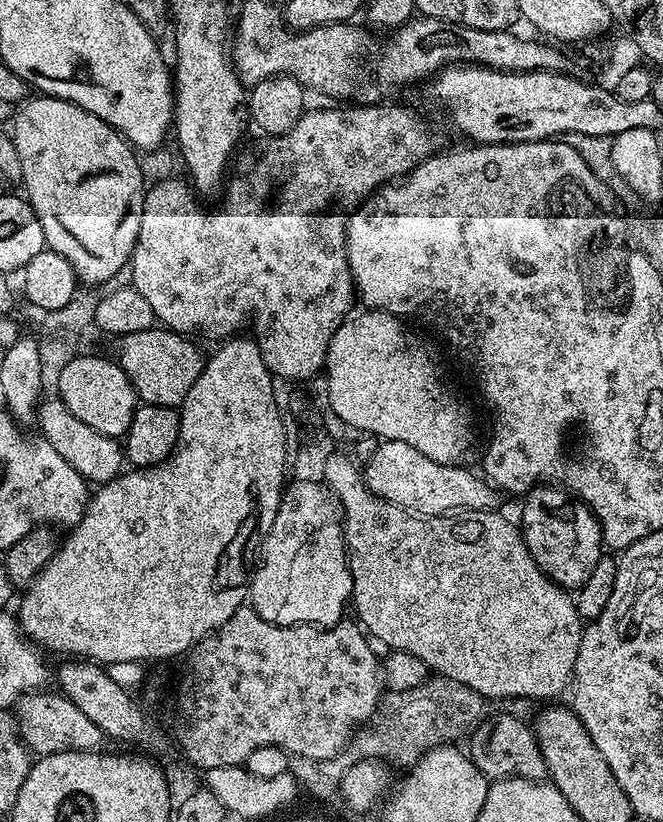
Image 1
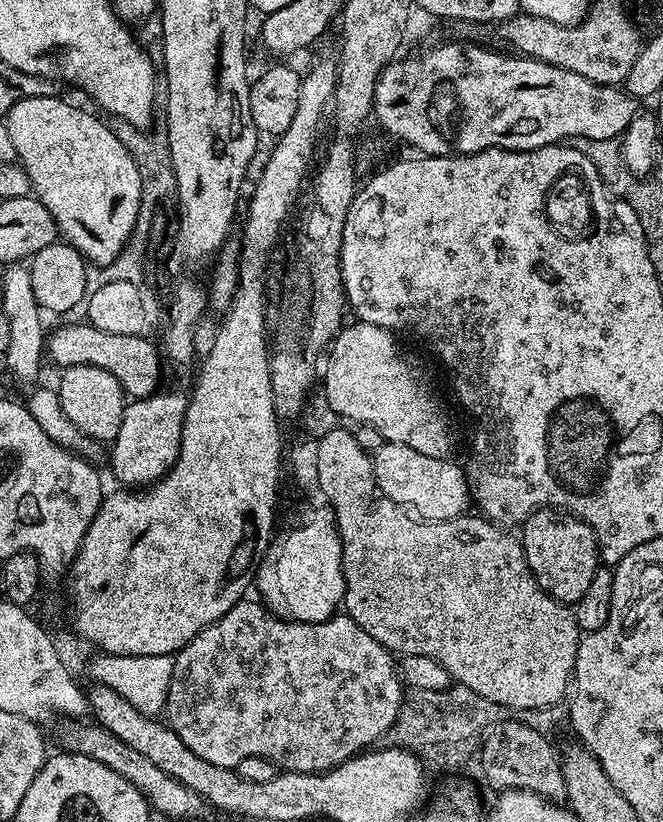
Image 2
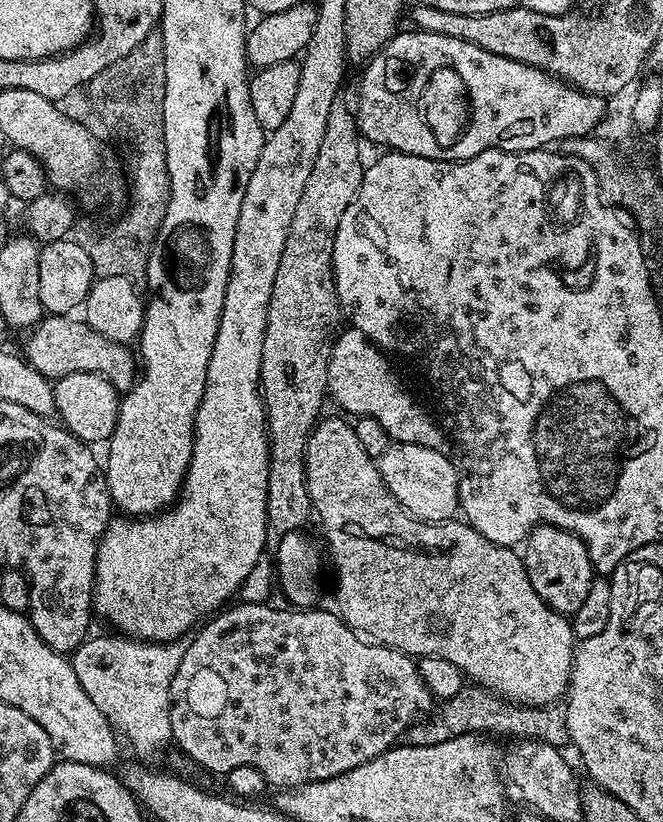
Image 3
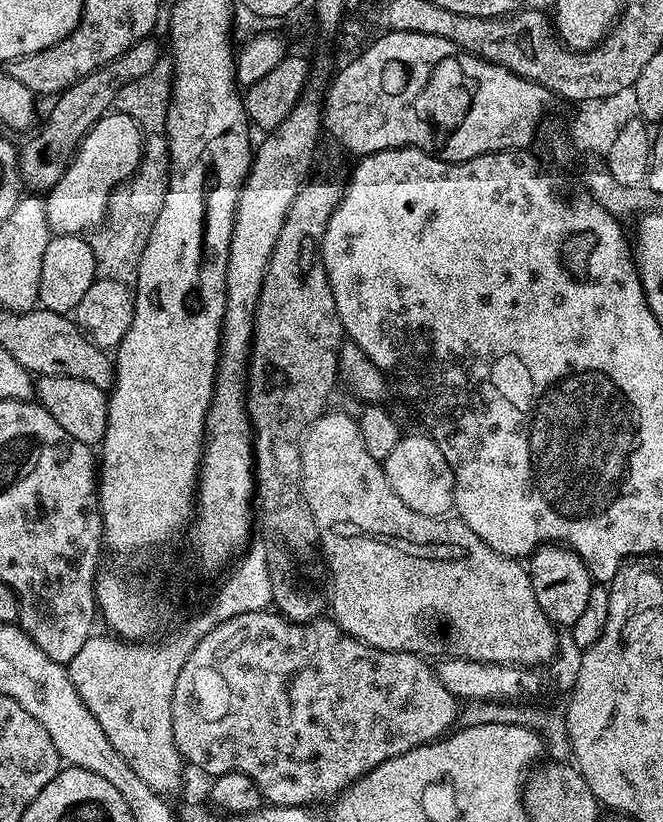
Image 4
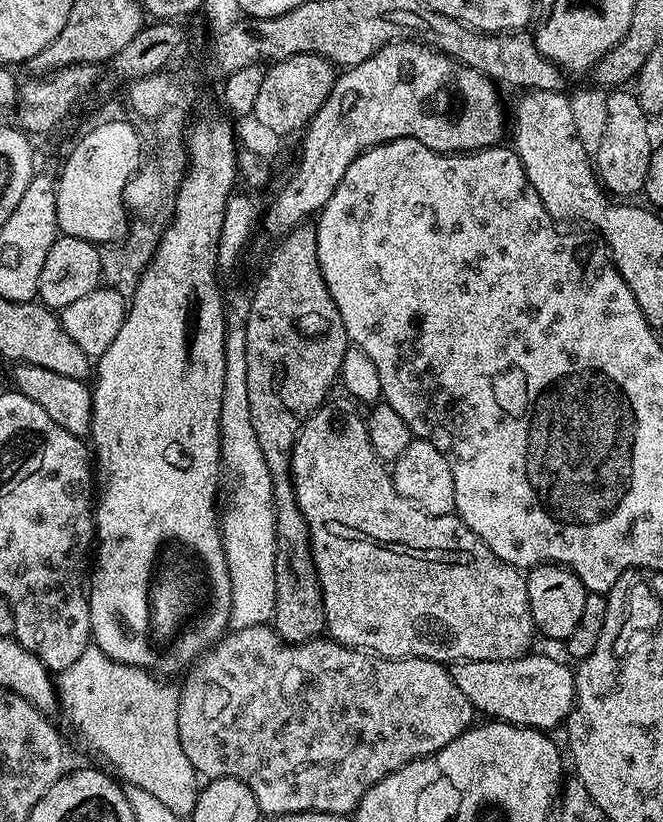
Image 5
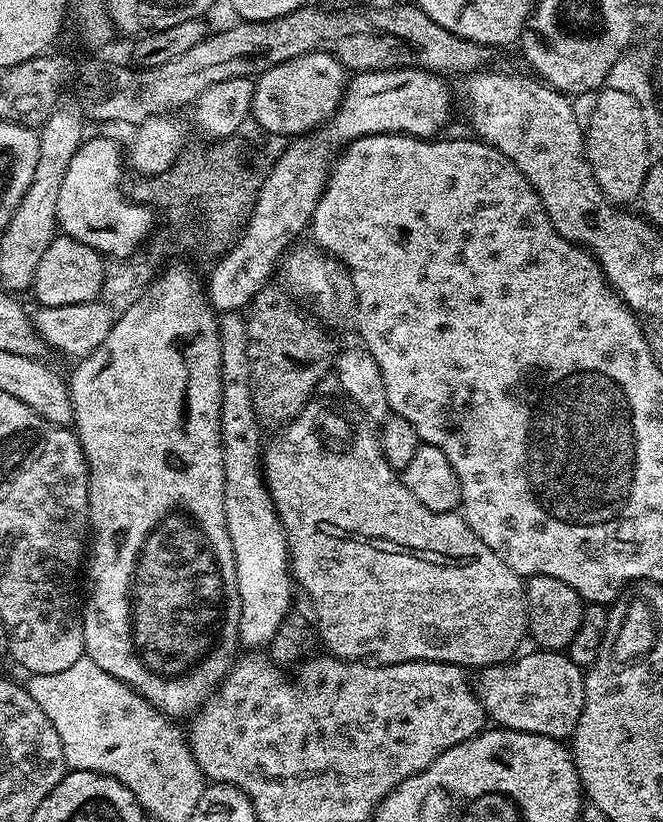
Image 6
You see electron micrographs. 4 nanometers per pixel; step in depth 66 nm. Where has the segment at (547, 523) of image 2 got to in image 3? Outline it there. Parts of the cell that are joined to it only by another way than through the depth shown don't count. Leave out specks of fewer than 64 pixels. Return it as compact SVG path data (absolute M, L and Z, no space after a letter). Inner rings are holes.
M540 524L524 541L522 559L526 566L526 578L530 578L530 586L534 586L538 598L542 598L542 602L555 612L571 618L578 606L582 606L586 594L590 594L594 579L590 554L583 538L553 524Z

